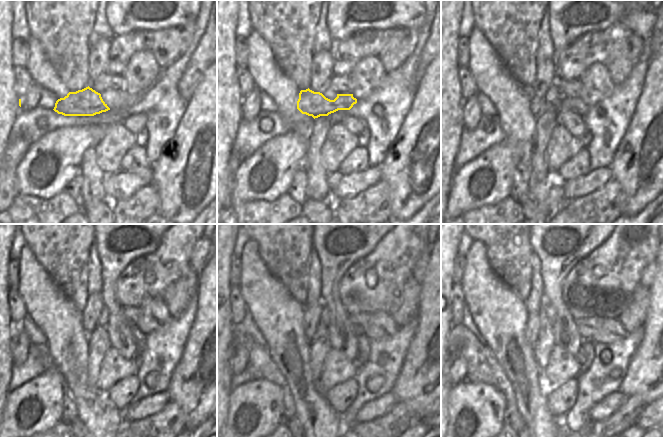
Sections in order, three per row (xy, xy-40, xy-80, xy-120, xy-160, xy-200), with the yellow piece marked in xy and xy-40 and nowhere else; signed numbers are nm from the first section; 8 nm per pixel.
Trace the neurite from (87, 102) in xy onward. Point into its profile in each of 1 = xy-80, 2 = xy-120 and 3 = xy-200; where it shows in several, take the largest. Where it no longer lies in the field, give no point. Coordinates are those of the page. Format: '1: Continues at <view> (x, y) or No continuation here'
1: Continues at xy-80 (537, 105)
2: Continues at xy-120 (139, 337)
3: Continues at xy-200 (590, 348).

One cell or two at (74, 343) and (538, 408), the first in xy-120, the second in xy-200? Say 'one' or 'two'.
one

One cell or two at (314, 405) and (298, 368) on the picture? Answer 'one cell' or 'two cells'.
one cell

